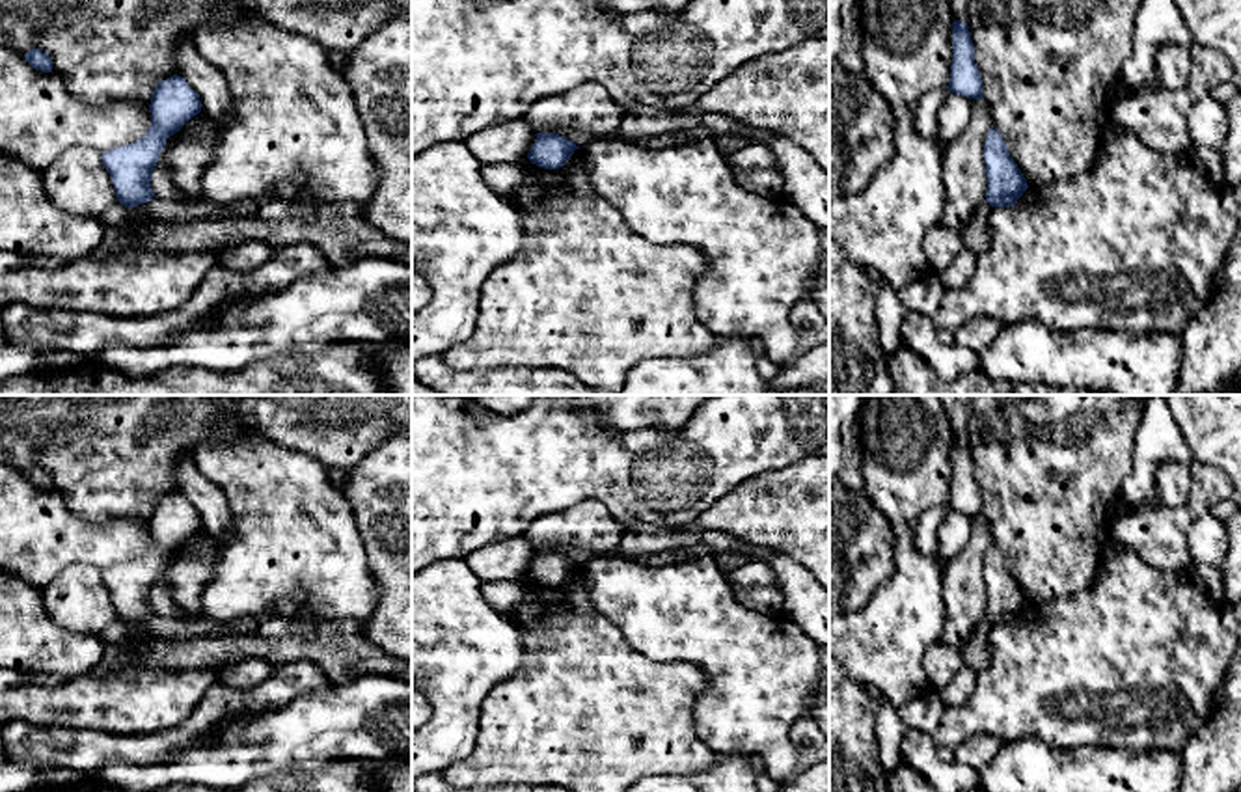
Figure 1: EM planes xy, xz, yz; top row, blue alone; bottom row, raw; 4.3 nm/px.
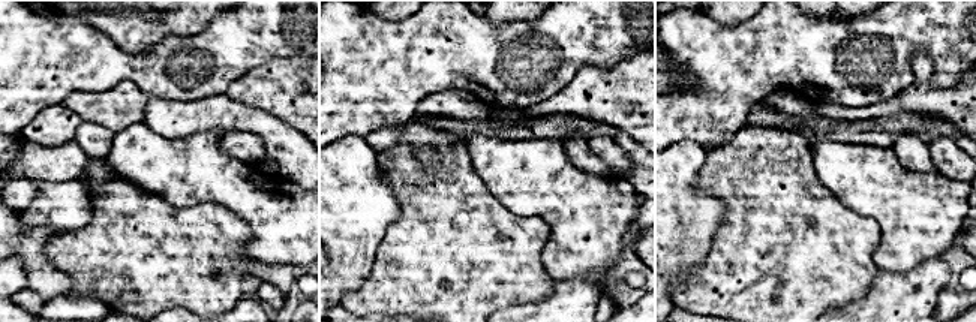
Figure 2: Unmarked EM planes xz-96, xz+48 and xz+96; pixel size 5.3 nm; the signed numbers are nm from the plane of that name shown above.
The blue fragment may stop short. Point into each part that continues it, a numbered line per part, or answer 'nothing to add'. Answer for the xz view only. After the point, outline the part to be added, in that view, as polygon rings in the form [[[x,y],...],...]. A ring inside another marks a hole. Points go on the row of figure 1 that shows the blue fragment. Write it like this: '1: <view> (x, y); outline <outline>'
nothing to add

